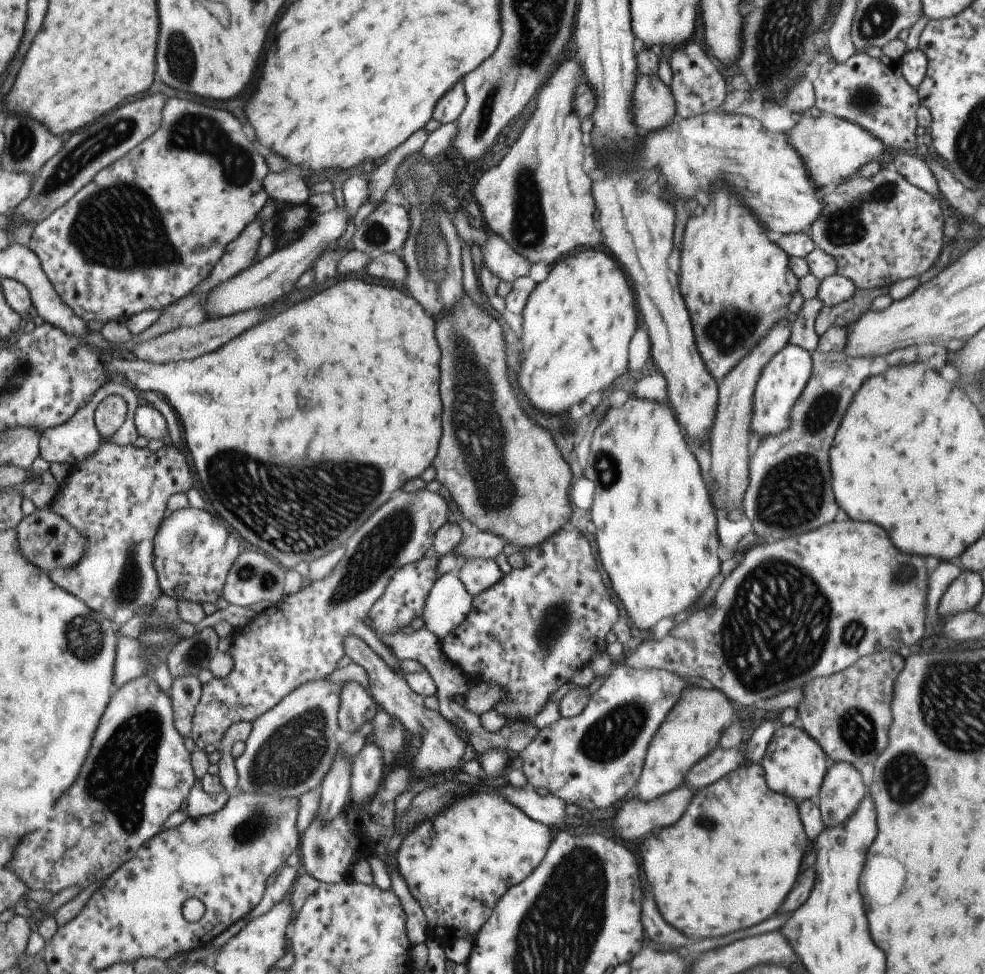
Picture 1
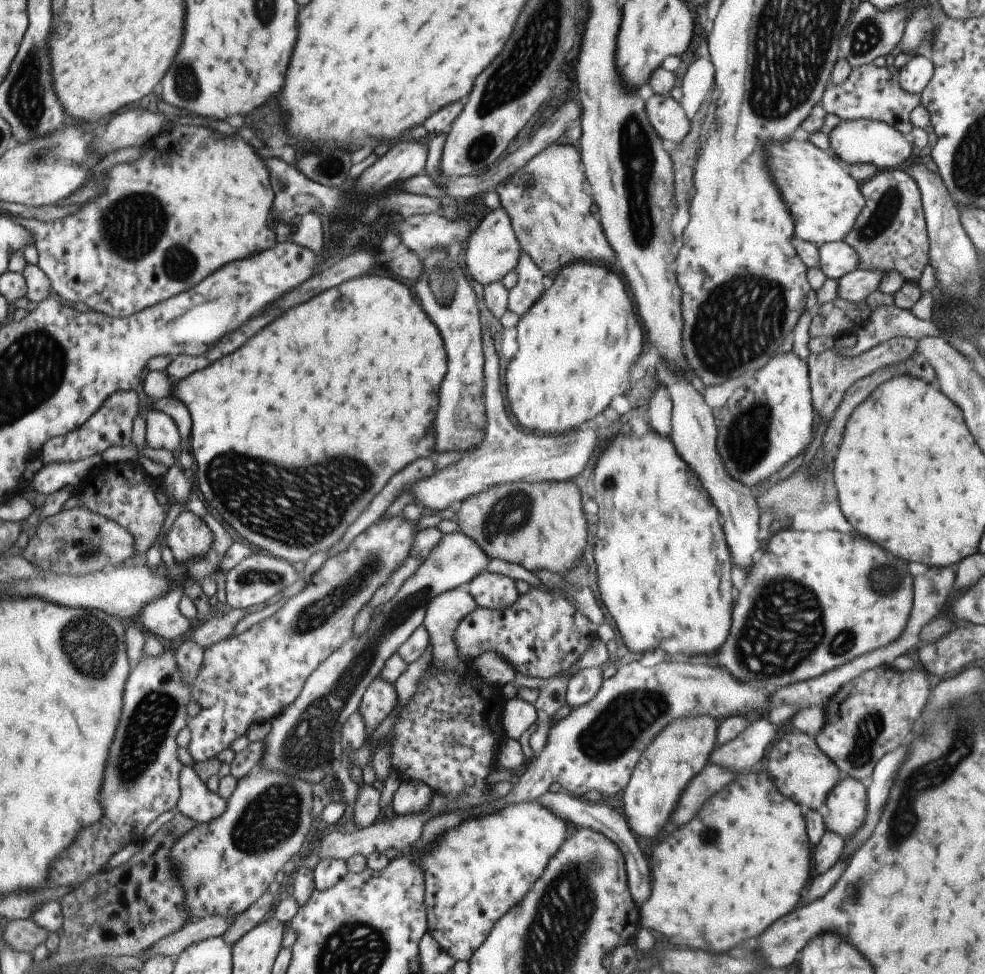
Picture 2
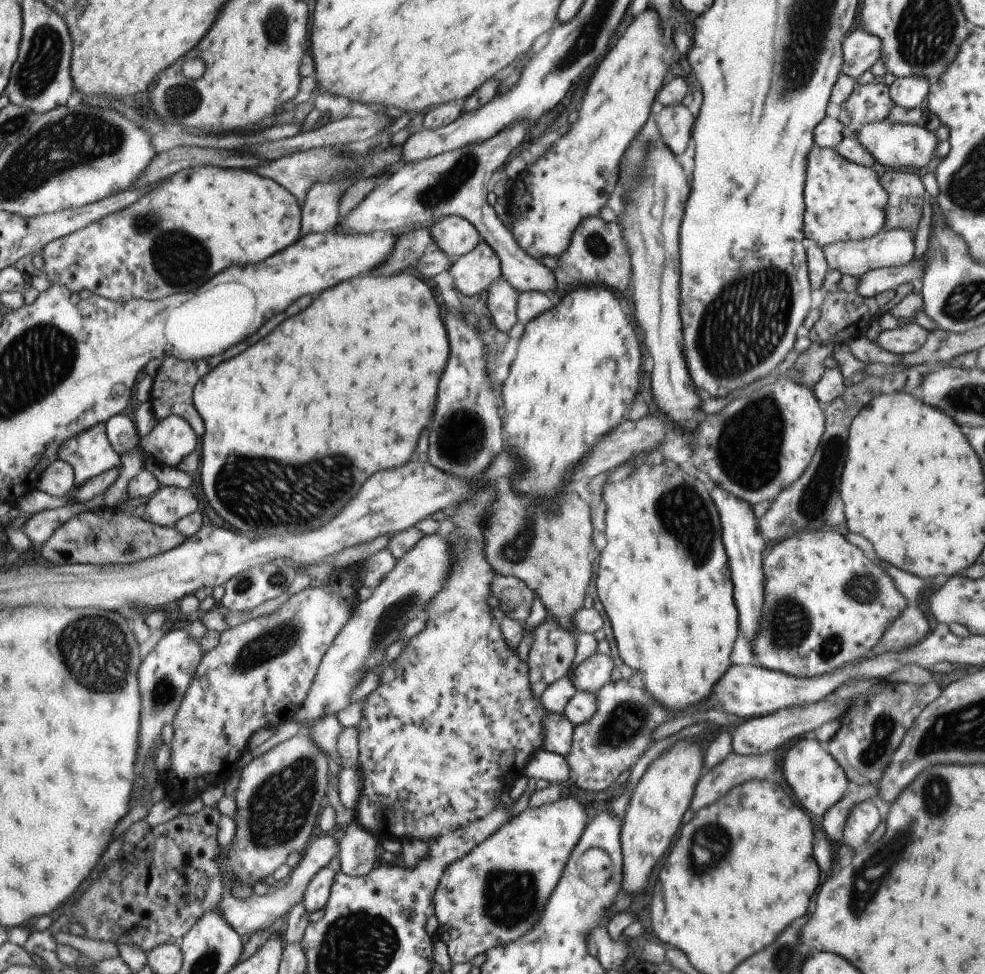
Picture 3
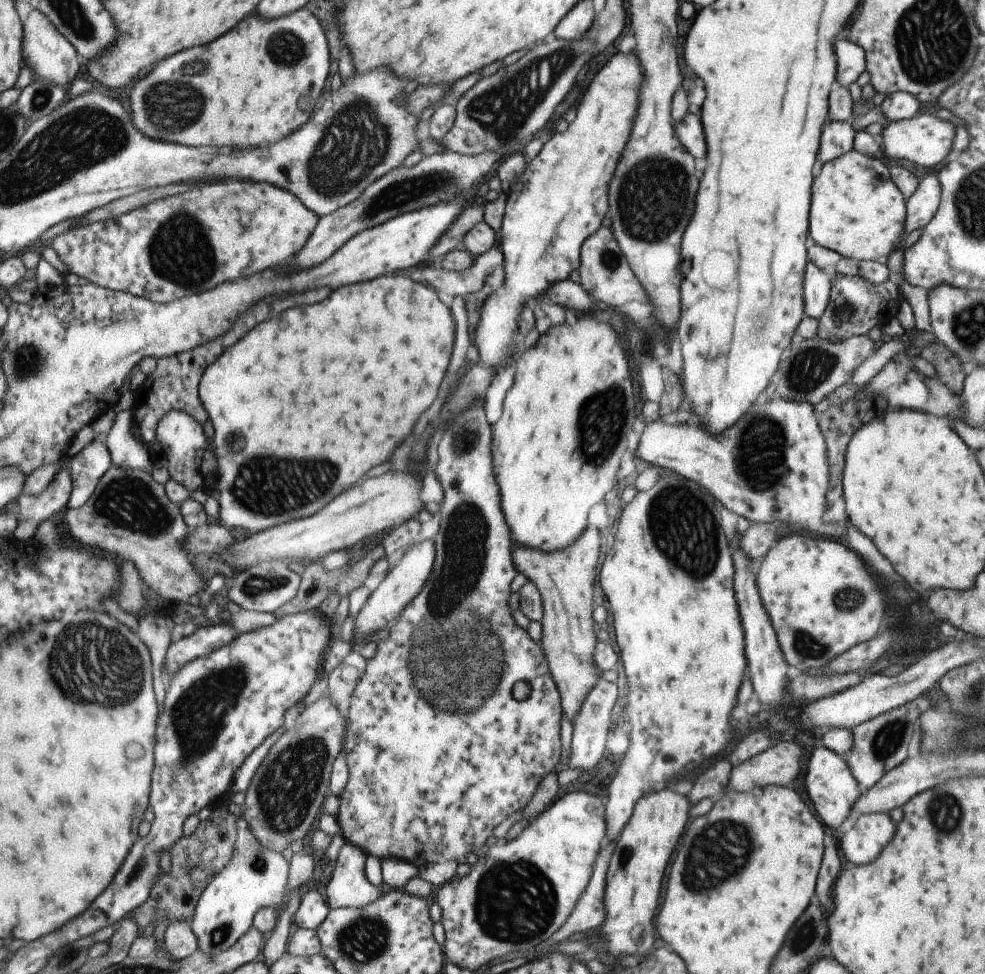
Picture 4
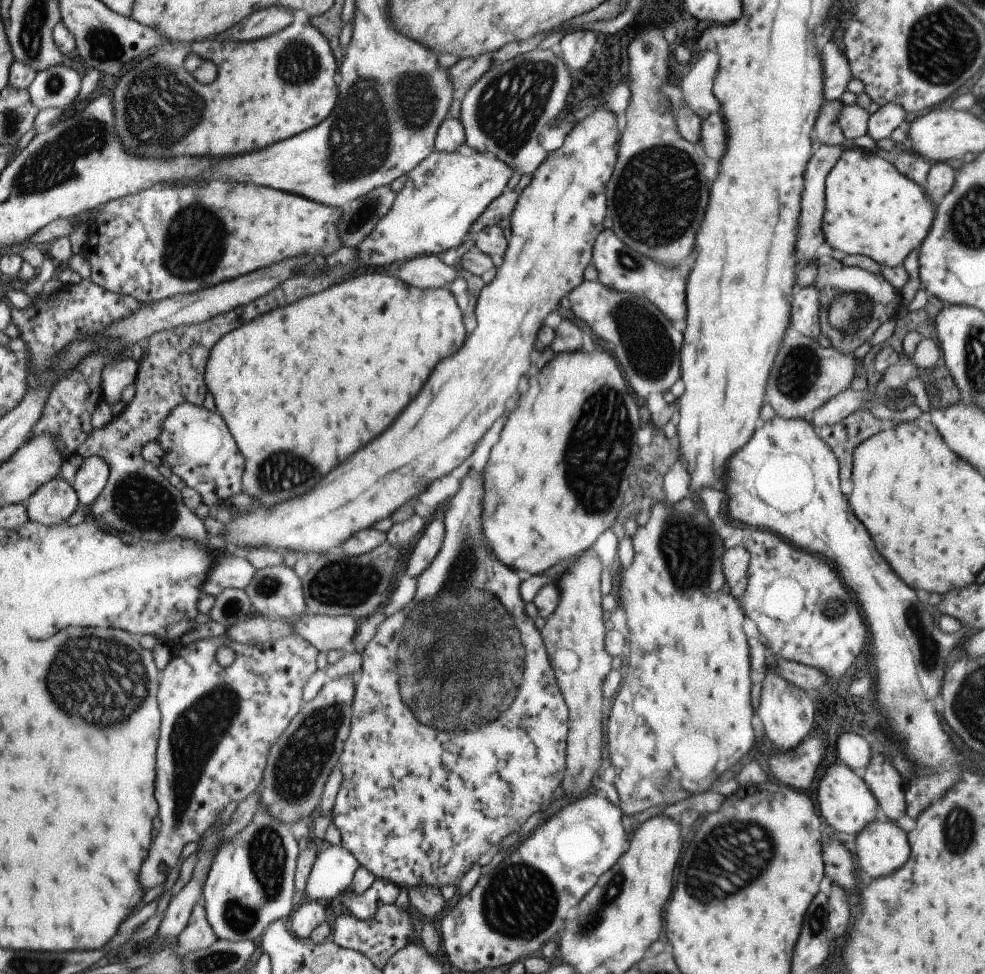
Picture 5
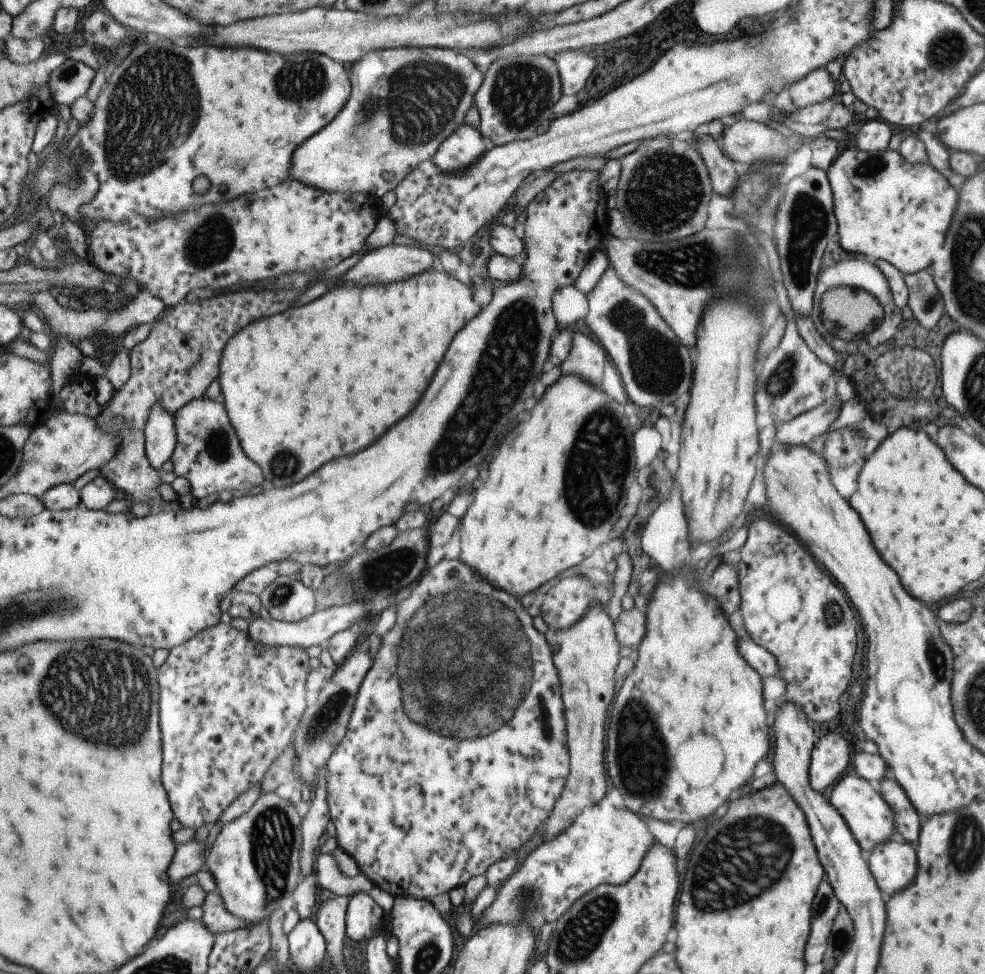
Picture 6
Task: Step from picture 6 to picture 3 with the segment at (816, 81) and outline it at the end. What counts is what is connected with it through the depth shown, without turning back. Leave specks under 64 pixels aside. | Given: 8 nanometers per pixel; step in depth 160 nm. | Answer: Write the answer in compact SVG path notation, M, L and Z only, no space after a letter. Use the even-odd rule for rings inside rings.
M855 28L841 42L842 64L840 74L854 82L877 62L881 42L877 36L867 34L863 28Z

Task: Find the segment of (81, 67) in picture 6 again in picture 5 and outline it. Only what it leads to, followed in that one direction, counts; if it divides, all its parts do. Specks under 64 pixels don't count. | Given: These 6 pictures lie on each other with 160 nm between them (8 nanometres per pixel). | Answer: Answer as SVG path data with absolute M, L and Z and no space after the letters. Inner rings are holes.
M57 65L39 71L26 88L28 99L38 110L69 108L82 91L79 74L67 65Z

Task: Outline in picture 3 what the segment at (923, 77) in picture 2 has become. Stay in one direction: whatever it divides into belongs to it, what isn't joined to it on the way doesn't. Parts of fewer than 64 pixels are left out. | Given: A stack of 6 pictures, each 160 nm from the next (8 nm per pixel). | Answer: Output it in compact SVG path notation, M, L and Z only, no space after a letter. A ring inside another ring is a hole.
M919 76L896 78L887 92L894 106L911 110L917 106L924 107L930 84L927 78L919 78Z

